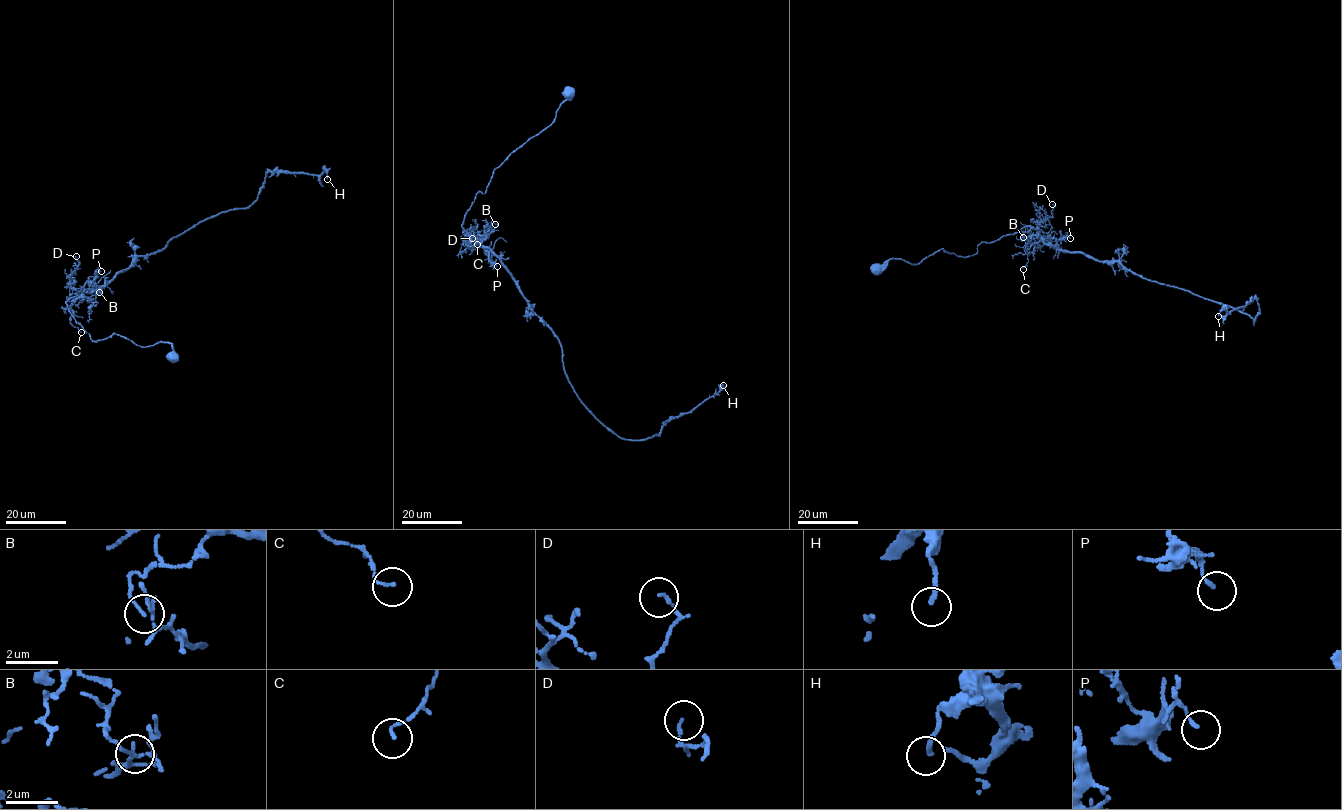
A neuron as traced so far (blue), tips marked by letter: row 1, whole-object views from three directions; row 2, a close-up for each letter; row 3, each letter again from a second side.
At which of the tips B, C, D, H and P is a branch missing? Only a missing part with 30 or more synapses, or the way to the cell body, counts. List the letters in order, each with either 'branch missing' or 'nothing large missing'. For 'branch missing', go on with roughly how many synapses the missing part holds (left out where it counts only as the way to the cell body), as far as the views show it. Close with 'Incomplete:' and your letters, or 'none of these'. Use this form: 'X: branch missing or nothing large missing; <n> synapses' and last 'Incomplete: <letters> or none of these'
B: nothing large missing
C: nothing large missing
D: nothing large missing
H: nothing large missing
P: nothing large missing
Incomplete: none of these

